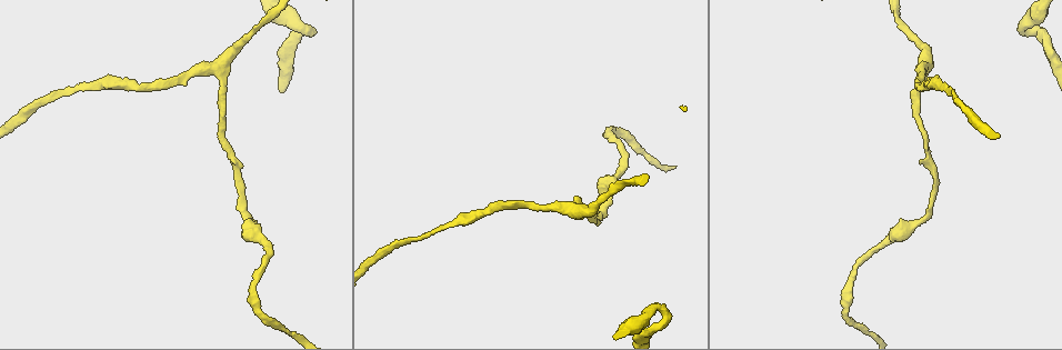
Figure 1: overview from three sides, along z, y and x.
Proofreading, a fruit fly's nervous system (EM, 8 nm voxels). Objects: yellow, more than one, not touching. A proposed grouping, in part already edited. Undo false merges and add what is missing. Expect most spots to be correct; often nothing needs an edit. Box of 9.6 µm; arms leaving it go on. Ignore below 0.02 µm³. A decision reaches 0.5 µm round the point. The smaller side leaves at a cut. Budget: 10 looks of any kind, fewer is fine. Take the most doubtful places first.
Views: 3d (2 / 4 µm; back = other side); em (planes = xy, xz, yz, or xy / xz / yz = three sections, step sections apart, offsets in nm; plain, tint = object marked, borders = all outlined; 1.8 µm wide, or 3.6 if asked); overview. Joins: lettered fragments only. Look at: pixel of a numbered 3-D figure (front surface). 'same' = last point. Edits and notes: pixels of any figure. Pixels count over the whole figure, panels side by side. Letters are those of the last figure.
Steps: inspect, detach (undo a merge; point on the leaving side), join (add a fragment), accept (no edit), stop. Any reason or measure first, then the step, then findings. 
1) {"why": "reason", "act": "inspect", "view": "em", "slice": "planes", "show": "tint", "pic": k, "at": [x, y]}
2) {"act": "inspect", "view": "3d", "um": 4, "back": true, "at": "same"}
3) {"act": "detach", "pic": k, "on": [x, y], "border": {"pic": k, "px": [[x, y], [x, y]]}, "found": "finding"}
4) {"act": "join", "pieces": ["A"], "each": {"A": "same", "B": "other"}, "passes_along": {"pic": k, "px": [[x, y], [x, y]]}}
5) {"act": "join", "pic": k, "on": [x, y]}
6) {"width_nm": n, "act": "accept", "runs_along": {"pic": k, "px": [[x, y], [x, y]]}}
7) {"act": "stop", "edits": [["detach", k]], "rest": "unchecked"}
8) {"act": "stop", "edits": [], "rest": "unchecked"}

{"why": "abrupt turn", "act": "inspect", "view": "3d", "um": 4, "pic": 1, "at": [662, 312]}

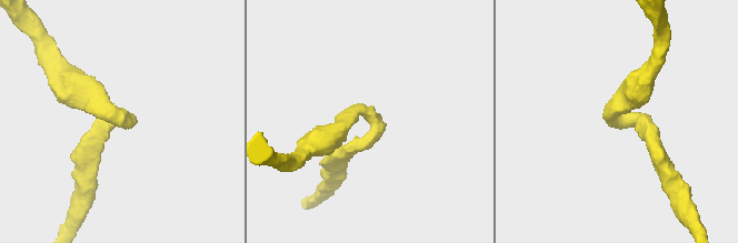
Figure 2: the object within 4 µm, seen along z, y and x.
{"arm_widths_nm": [260, 360], "act": "inspect", "view": "em", "slice": "planes", "show": "tint", "pic": 2, "at": [370, 116]}

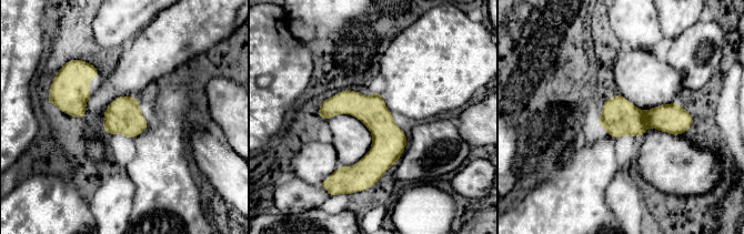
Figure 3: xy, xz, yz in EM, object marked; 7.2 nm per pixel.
{"act": "inspect", "view": "em", "slice": "planes", "show": "borders", "at": "same"}

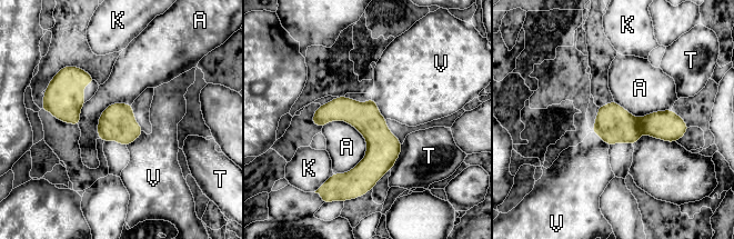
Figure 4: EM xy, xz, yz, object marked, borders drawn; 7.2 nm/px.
{"longest_contact_nm": ["A", 400], "act": "accept", "each": {"A": "other", "K": "other", "T": "other", "V": "other"}, "border": {"pic": 4, "px": [[344, 120], [365, 155], [333, 173]]}, "found": "all the same neuron"}

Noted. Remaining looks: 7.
{"why": "calibre changes", "act": "inspect", "view": "3d", "um": 2, "pic": 1, "at": [935, 87]}

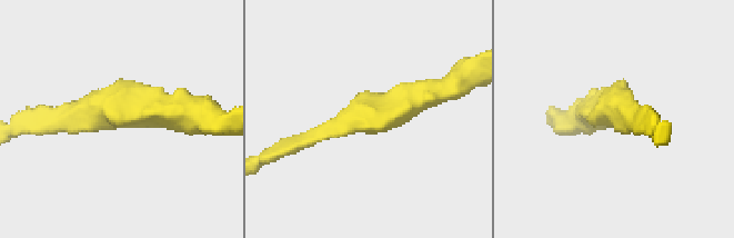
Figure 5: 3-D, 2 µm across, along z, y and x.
{"why": "shape alone is not enough", "act": "inspect", "view": "em", "slice": "yz", "step": 16, "show": "tint", "pic": 5, "at": [619, 116]}

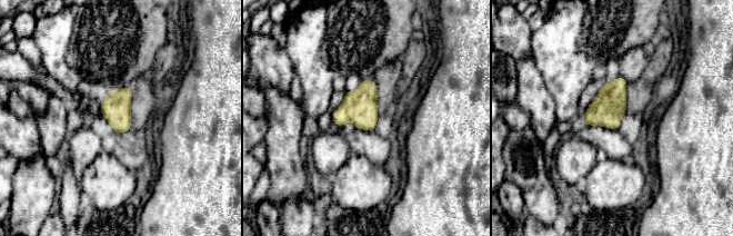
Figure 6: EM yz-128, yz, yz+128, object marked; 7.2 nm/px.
{"why": "see the neighbours", "act": "inspect", "view": "em", "slice": "yz", "step": 16, "show": "borders", "at": "same"}

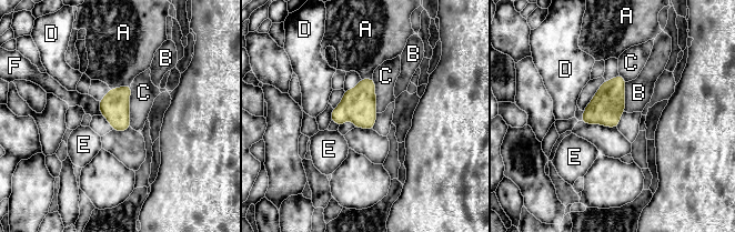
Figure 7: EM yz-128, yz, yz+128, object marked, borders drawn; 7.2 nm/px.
{"act": "accept", "each": {"A": "other", "B": "other", "C": "other", "D": "other", "E": "other", "F": "other"}, "border": {"pic": 7, "px": [[131, 86], [130, 127]]}, "found": "continuous, no second neuron"}

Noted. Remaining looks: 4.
{"why": "calibre changes", "act": "inspect", "view": "em", "slice": "xz", "step": 16, "show": "tint", "pic": 1, "at": [241, 43]}

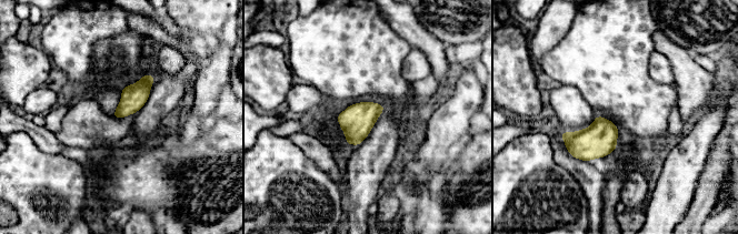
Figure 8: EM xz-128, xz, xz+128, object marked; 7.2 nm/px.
{"act": "inspect", "view": "em", "slice": "planes", "show": "borders", "at": "same"}

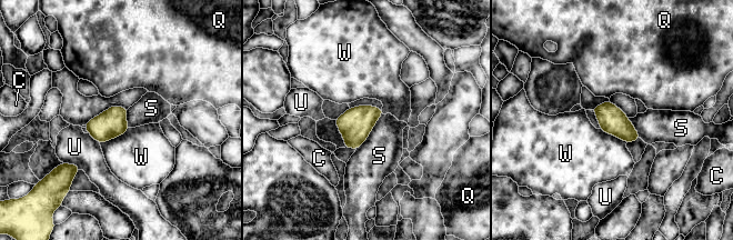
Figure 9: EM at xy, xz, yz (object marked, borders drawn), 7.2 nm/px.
{"act": "accept", "each": {"C": "other", "Q": "other", "S": "other", "U": "other", "W": "other"}, "border": {"pic": 9, "px": [[382, 113], [368, 138], [355, 150]]}, "found": "continuous, no second neuron"}

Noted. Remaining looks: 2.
{"act": "stop", "edits": [], "rest": "unchecked"}

